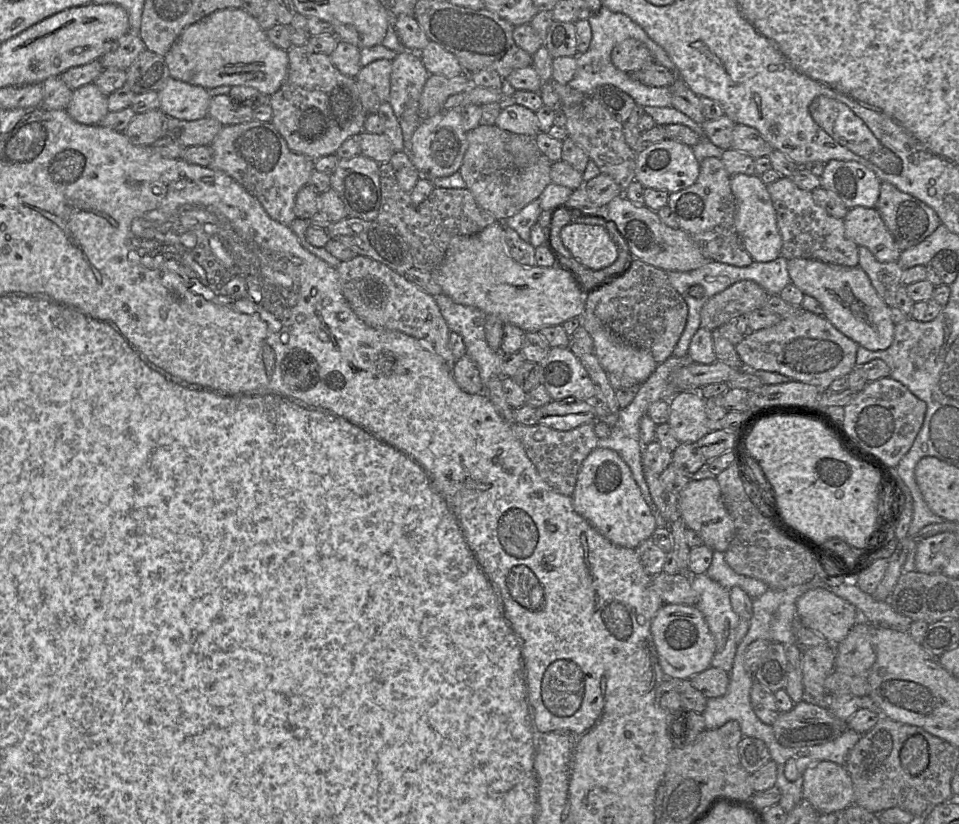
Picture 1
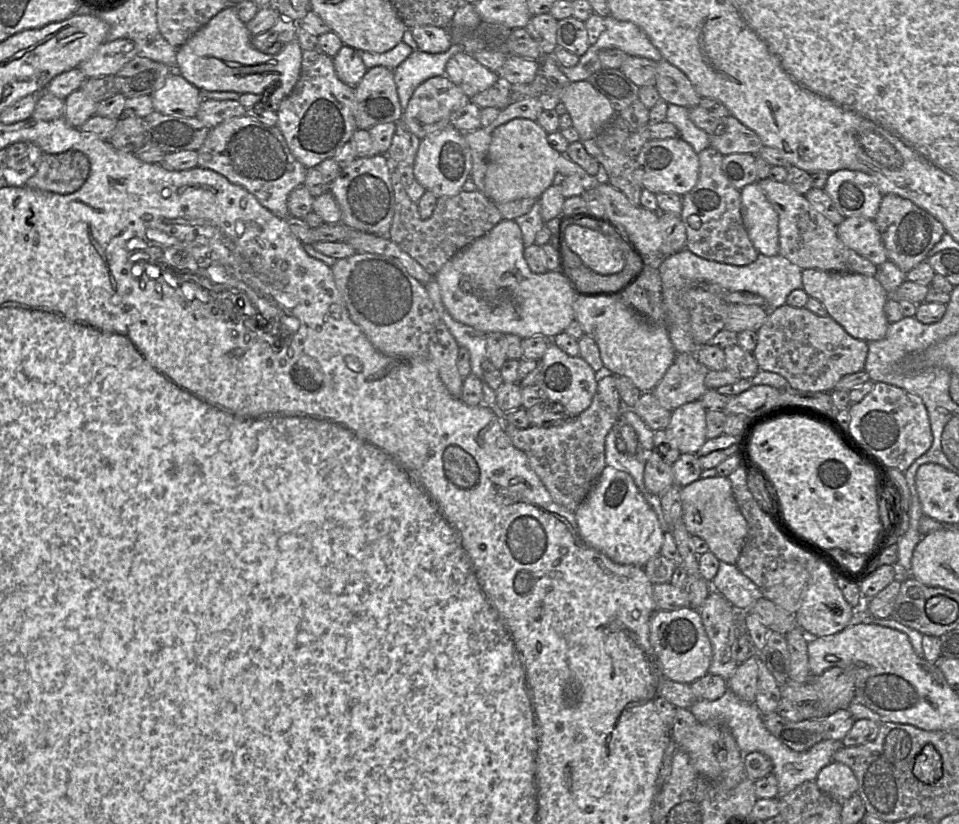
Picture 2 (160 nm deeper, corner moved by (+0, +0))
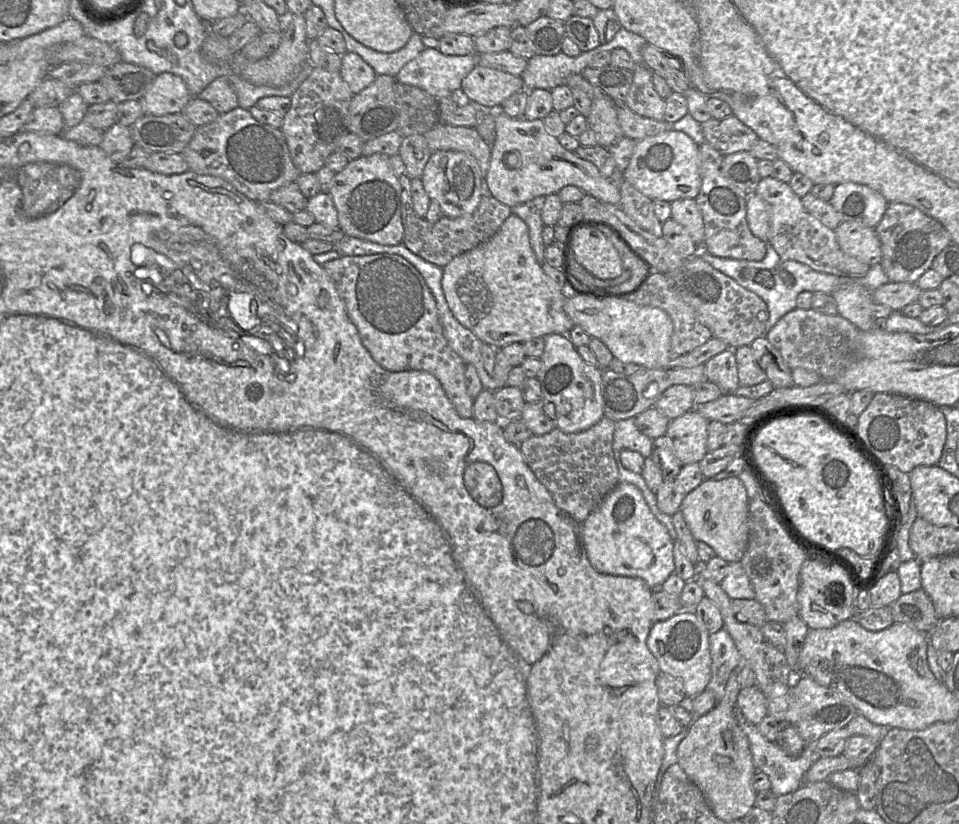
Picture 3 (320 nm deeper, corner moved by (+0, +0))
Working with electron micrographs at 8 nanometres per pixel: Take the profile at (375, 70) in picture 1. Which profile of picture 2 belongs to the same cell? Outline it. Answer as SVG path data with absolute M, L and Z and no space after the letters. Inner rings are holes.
M384 66L370 68L354 88L354 118L357 129L397 123L402 109L393 71Z

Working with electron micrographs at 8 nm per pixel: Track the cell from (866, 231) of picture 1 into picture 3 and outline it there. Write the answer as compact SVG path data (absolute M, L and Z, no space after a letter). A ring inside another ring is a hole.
M842 221L834 231L840 248L847 255L869 266L881 263L881 243L875 228Z

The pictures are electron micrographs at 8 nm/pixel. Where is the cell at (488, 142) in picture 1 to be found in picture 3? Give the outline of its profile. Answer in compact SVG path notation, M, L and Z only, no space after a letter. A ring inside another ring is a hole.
M438 123L424 136L432 153L458 151L474 157L481 179L485 180L490 165L491 146L479 136L475 128Z

